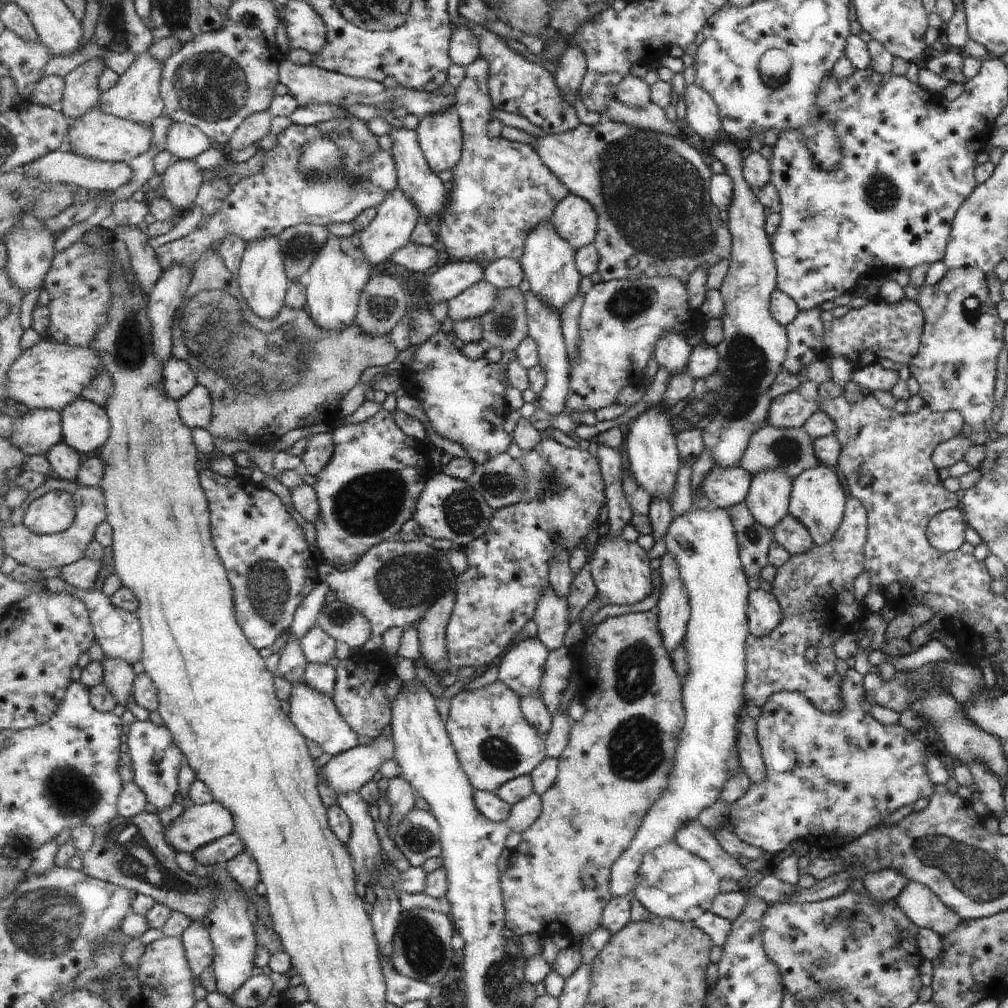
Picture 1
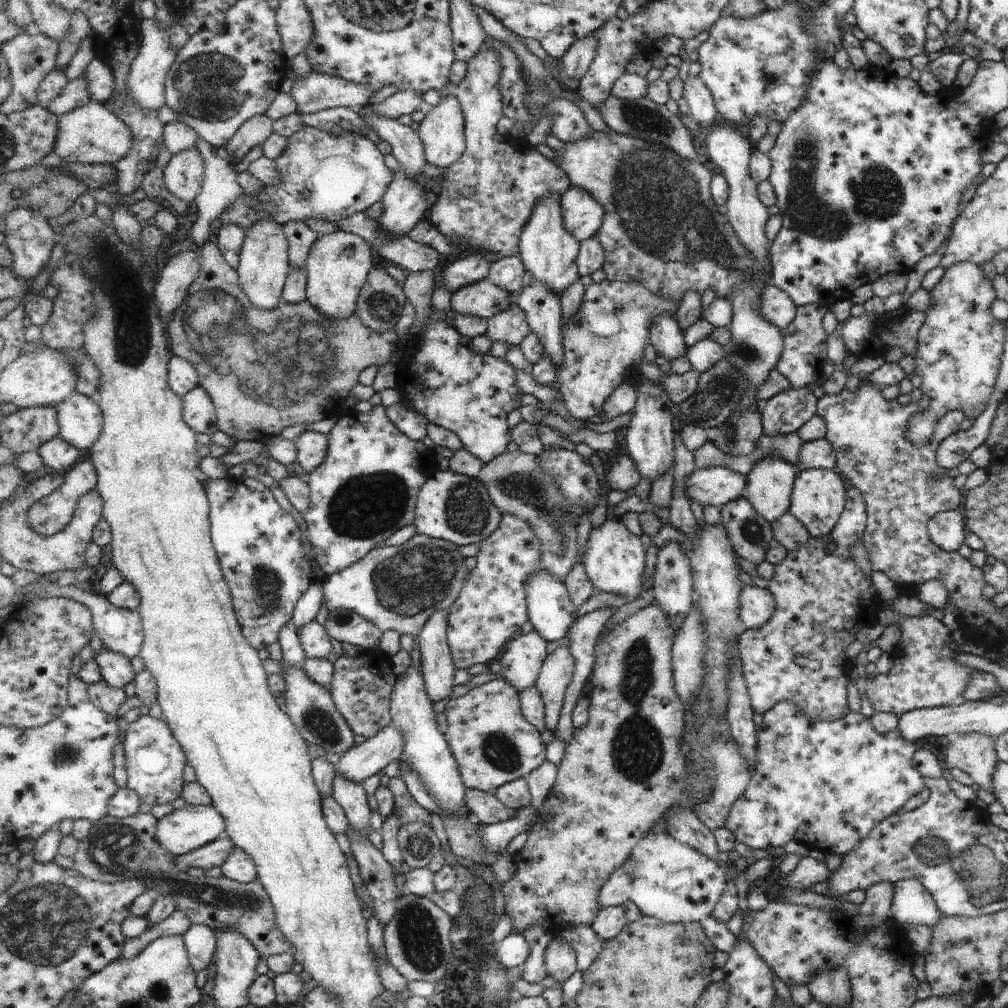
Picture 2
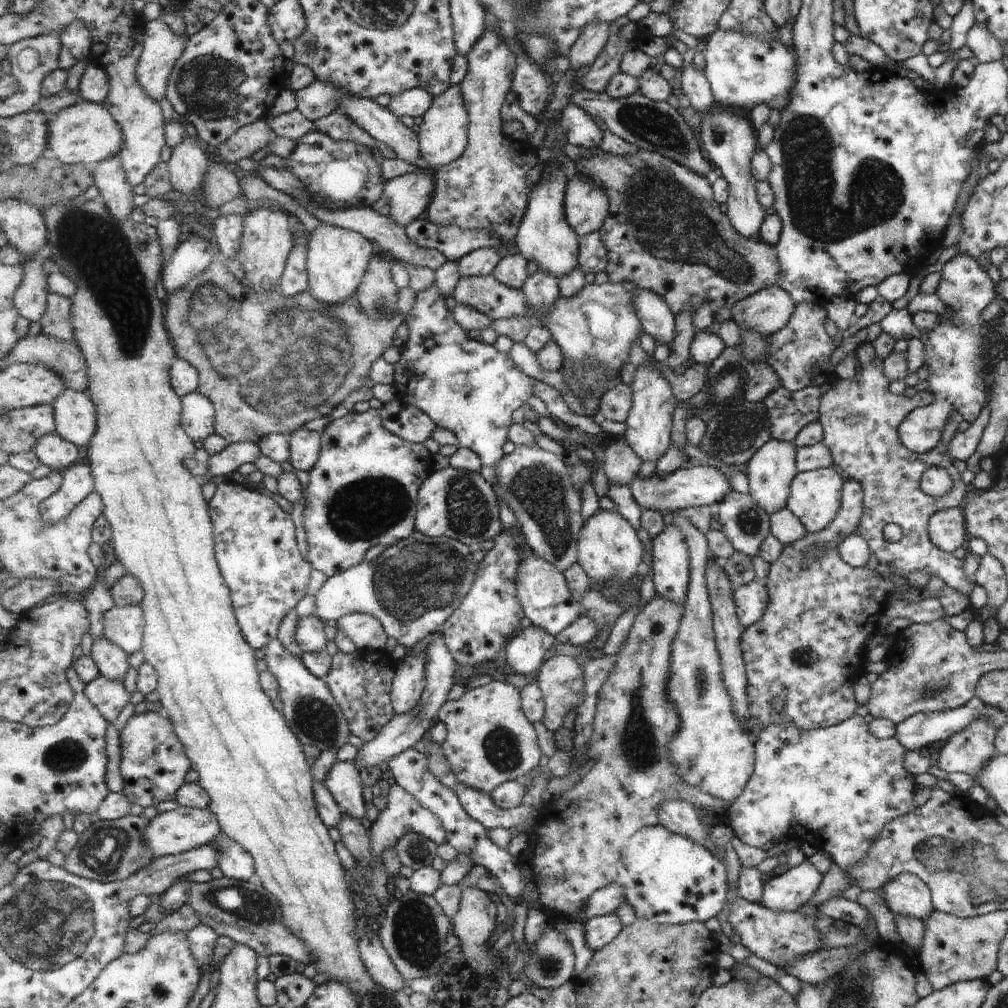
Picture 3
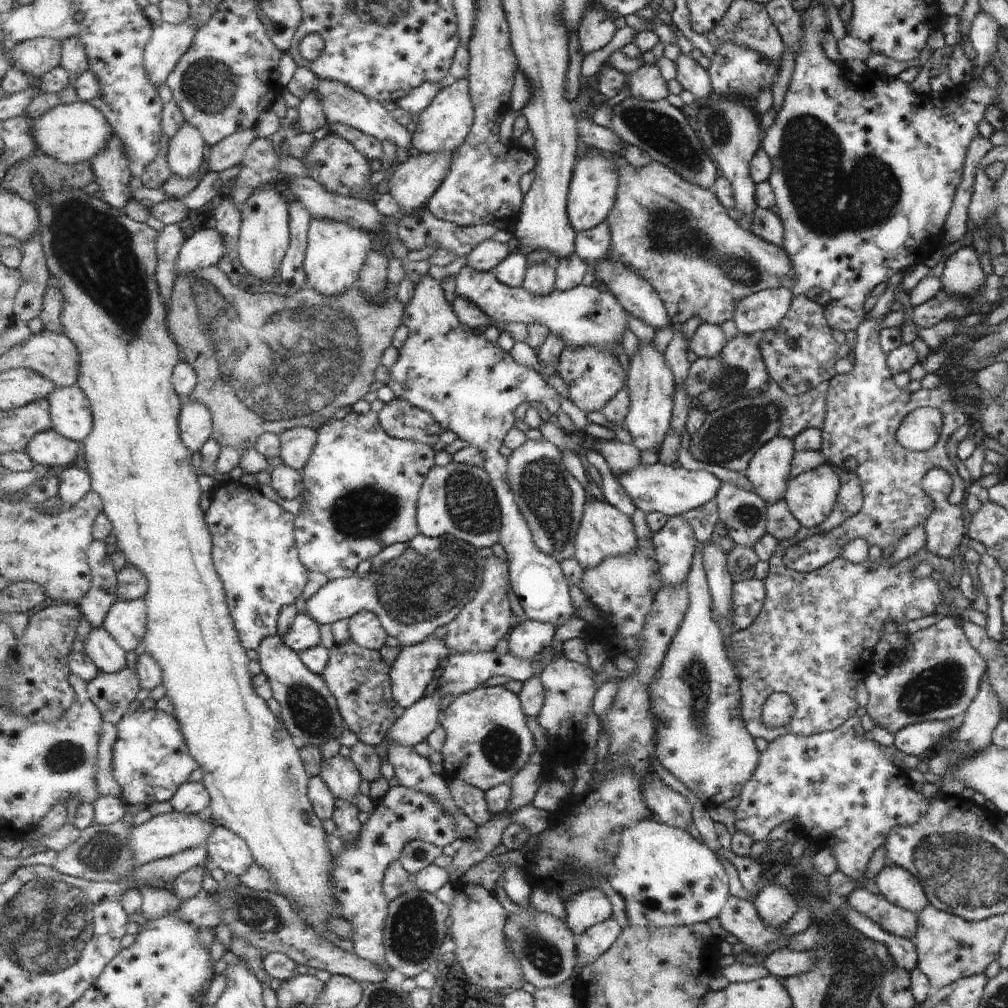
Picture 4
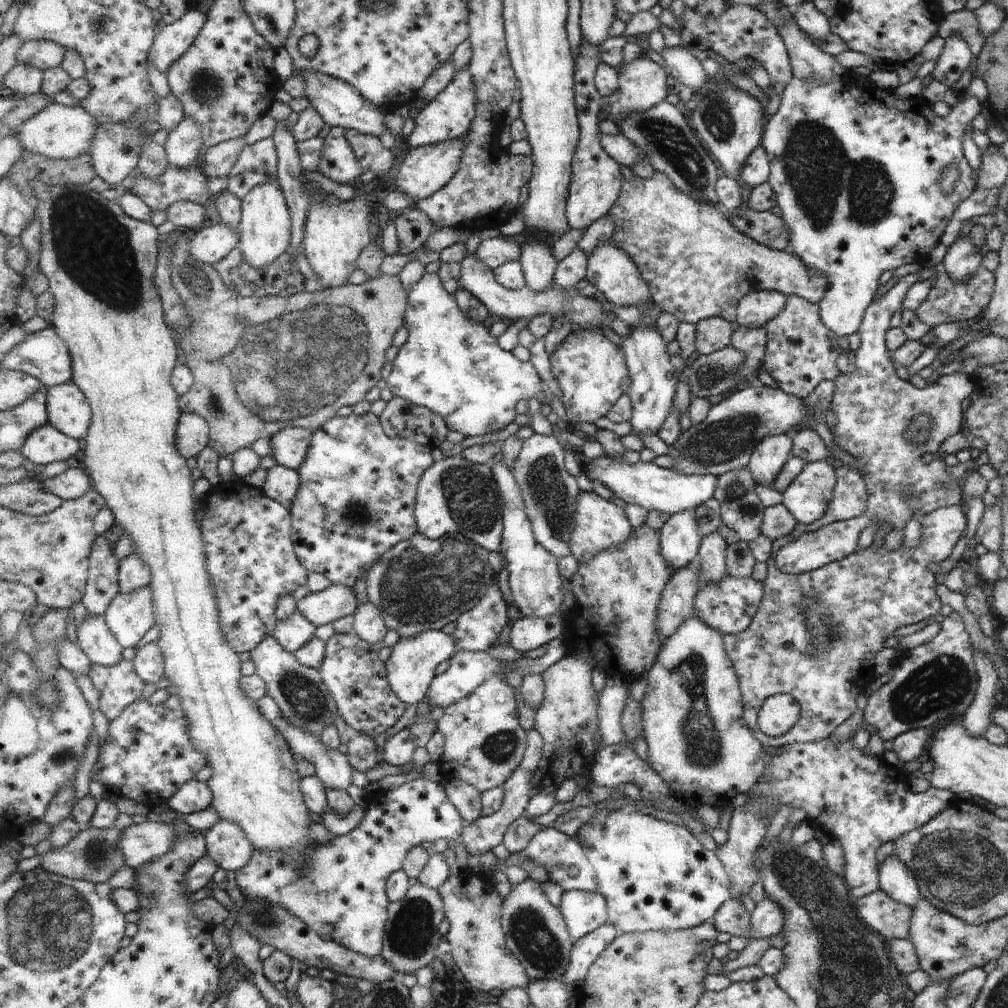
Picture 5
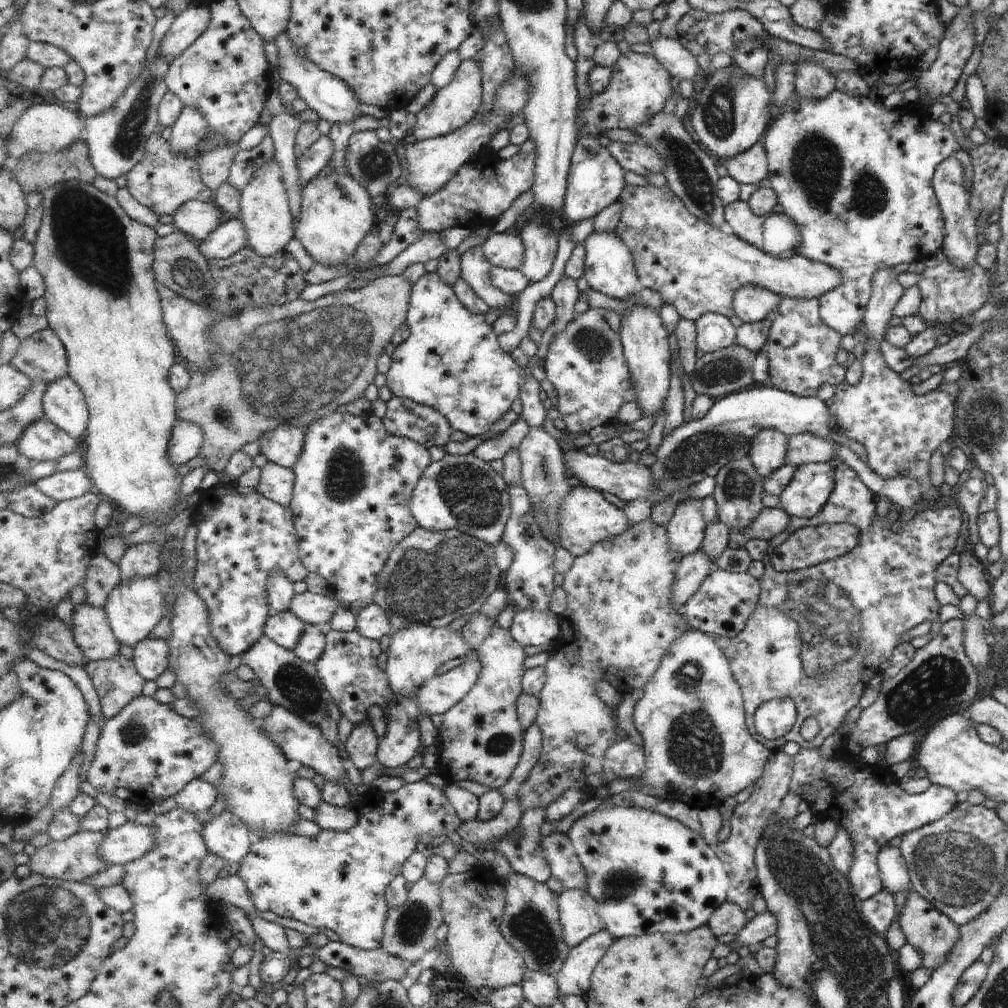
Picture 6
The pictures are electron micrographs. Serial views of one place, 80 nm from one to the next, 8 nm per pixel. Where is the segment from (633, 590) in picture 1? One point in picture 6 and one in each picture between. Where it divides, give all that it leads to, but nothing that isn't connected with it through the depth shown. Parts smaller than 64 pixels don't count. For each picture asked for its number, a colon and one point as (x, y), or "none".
2: (614, 558)
3: (609, 549)
4: (605, 532)
5: (599, 525)
6: (585, 517)

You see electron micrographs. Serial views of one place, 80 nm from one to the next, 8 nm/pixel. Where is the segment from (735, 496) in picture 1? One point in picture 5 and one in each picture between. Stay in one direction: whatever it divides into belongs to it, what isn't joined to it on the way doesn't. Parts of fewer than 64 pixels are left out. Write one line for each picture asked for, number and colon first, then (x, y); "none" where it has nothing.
2: (717, 486)
3: (692, 486)
4: (657, 488)
5: (645, 484)

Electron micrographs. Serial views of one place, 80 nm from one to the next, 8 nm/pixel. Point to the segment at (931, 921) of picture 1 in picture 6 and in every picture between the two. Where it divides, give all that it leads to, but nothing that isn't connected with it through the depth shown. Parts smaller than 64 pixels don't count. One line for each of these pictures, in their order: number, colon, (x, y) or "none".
2: (910, 903)
3: (905, 895)
4: (899, 888)
5: (894, 880)
6: (893, 875)

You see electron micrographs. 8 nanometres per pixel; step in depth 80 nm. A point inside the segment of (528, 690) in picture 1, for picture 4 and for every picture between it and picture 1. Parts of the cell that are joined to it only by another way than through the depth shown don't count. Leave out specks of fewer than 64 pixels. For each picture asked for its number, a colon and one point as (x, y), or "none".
2: (523, 659)
3: (525, 652)
4: (528, 639)

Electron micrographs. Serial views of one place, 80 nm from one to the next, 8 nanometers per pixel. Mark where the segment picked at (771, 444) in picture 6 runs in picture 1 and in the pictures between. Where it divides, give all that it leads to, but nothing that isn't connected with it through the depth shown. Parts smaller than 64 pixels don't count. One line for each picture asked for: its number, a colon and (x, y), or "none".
1: (769, 498)
2: (769, 486)
3: (771, 471)
4: (770, 469)
5: (773, 452)

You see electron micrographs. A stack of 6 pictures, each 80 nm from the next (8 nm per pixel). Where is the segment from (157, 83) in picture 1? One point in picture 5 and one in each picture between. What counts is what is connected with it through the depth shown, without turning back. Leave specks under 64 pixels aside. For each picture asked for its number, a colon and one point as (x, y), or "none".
2: (146, 84)
3: (163, 47)
4: (169, 43)
5: (173, 41)

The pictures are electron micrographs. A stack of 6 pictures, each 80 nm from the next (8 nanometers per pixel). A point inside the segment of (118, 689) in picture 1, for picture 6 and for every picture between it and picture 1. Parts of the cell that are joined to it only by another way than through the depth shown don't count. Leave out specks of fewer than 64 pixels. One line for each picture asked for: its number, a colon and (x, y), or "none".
2: (116, 669)
3: (113, 663)
4: (106, 653)
5: (95, 638)
6: (90, 627)

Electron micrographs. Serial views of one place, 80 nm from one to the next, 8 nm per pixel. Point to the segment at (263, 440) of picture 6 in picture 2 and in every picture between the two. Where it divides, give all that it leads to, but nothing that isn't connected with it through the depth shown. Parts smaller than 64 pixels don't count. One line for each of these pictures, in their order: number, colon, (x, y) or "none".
2: (312, 447)
3: (306, 446)
4: (297, 446)
5: (291, 445)

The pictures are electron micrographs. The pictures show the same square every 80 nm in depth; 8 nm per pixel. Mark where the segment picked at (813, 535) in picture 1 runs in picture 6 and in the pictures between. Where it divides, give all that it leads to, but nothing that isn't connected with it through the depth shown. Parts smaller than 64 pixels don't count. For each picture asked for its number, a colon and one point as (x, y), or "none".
2: (817, 498)
3: (814, 498)
4: (809, 497)
5: (806, 498)
6: (808, 492)

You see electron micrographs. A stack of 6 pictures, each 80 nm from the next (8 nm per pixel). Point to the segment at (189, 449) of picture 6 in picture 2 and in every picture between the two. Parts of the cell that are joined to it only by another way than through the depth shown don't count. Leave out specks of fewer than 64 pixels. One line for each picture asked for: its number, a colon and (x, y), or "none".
2: (198, 409)
3: (198, 419)
4: (196, 423)
5: (193, 430)

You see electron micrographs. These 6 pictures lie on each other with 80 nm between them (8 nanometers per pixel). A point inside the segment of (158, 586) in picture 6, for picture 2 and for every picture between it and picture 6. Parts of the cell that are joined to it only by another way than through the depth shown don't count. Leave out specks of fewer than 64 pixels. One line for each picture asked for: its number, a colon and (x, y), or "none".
2: (121, 630)
3: (124, 626)
4: (127, 621)
5: (131, 615)

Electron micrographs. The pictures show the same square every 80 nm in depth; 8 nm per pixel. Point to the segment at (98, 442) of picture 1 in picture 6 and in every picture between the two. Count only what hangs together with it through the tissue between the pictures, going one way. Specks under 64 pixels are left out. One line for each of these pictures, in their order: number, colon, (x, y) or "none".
2: (81, 419)
3: (76, 416)
4: (71, 411)
5: (70, 411)
6: (65, 405)

